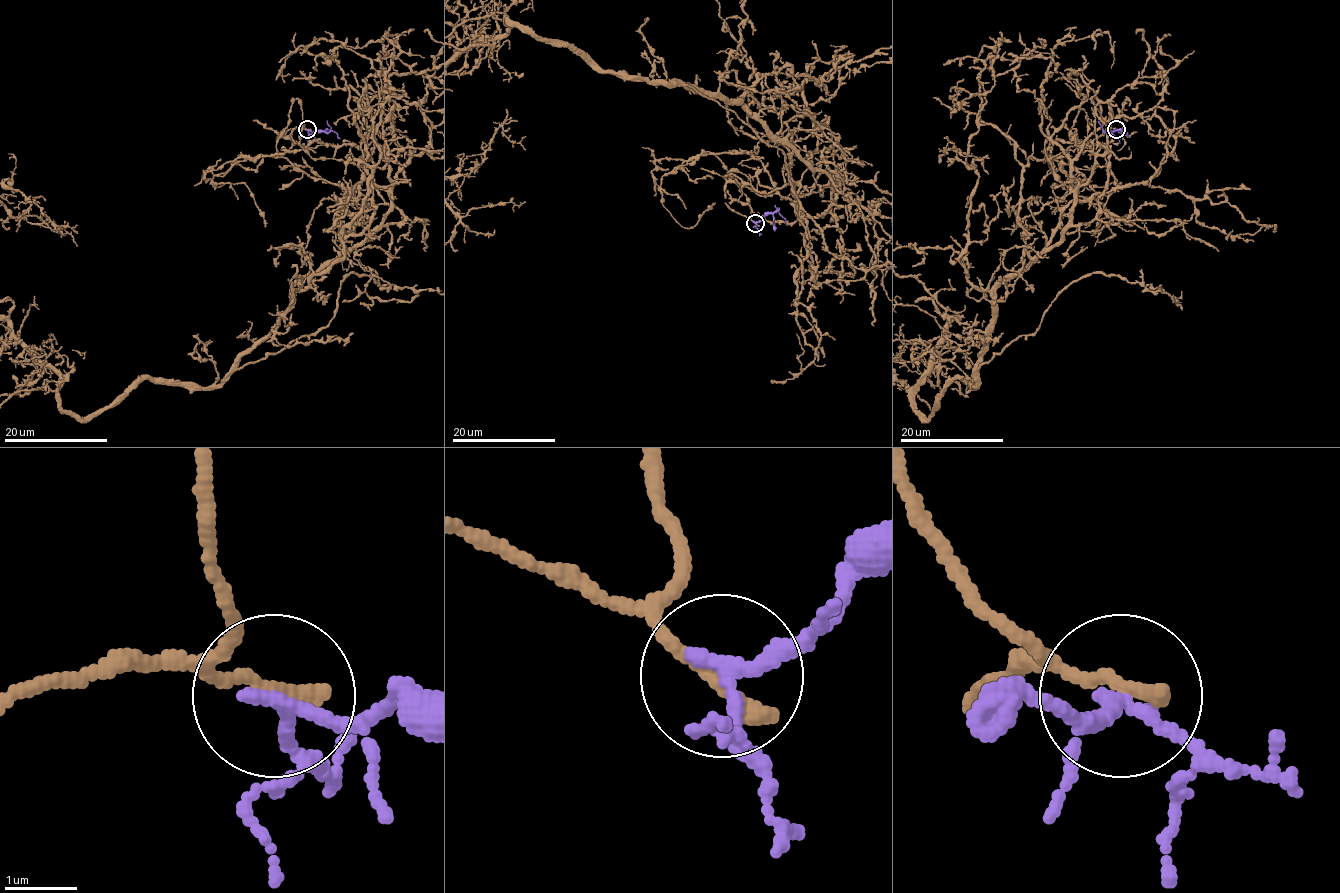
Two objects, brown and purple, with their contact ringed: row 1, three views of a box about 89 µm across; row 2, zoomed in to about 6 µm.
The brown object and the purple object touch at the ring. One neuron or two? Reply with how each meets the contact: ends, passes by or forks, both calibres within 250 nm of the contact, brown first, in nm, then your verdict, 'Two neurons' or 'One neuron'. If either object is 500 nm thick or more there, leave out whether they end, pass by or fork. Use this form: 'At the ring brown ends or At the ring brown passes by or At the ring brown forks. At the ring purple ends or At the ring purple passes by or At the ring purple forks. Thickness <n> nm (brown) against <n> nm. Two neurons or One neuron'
At the ring brown ends. At the ring purple passes by. Thickness 280 nm (brown) against 190 nm. Two neurons

